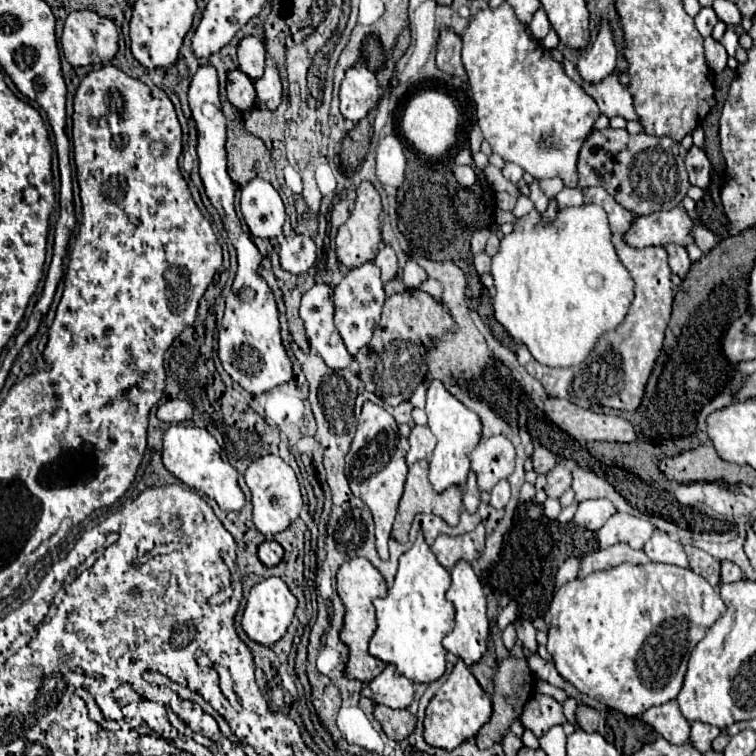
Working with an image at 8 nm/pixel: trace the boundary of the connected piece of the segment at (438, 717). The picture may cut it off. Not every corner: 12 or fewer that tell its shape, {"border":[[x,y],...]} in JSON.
{"border":[[462,660],[426,708],[424,740],[454,750],[492,704]]}

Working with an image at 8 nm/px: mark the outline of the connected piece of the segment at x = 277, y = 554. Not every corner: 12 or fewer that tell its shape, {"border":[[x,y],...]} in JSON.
{"border":[[274,540],[258,546],[258,558],[264,566],[276,566],[284,554]]}

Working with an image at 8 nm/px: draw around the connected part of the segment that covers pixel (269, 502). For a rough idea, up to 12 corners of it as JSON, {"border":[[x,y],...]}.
{"border":[[280,456],[246,474],[252,520],[274,536],[300,514],[294,470]]}

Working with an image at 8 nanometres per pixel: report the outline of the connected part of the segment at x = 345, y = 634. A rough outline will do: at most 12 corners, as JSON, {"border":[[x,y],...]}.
{"border":[[366,558],[338,568],[346,608],[340,642],[344,676],[366,684],[386,668],[368,654],[376,626],[374,600],[386,594]]}

